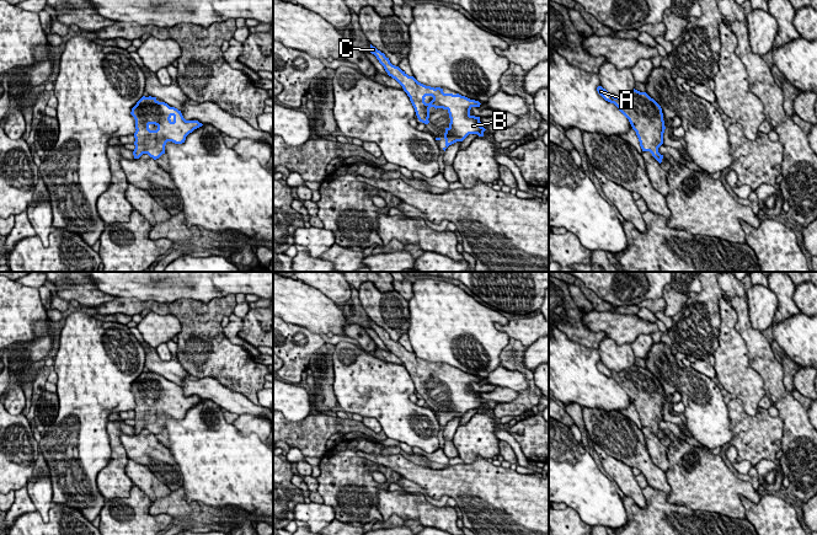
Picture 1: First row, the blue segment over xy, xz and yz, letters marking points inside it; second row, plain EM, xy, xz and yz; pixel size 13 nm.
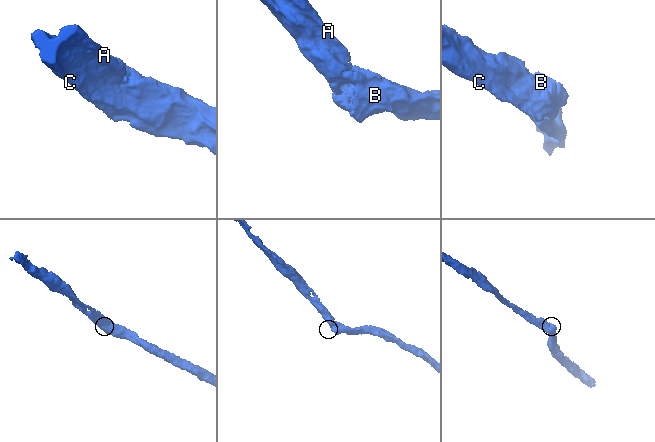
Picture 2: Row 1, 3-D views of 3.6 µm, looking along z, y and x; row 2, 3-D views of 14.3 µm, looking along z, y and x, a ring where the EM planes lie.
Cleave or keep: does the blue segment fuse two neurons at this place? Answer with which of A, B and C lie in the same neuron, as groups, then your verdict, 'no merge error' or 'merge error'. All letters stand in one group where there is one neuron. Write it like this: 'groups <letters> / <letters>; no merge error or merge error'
groups A B C; no merge error

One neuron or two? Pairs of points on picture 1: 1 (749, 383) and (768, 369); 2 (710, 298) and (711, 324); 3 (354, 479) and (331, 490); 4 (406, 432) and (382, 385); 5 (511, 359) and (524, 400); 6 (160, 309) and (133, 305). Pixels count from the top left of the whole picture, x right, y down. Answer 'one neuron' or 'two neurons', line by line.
1: two neurons
2: one neuron
3: one neuron
4: one neuron
5: one neuron
6: one neuron

